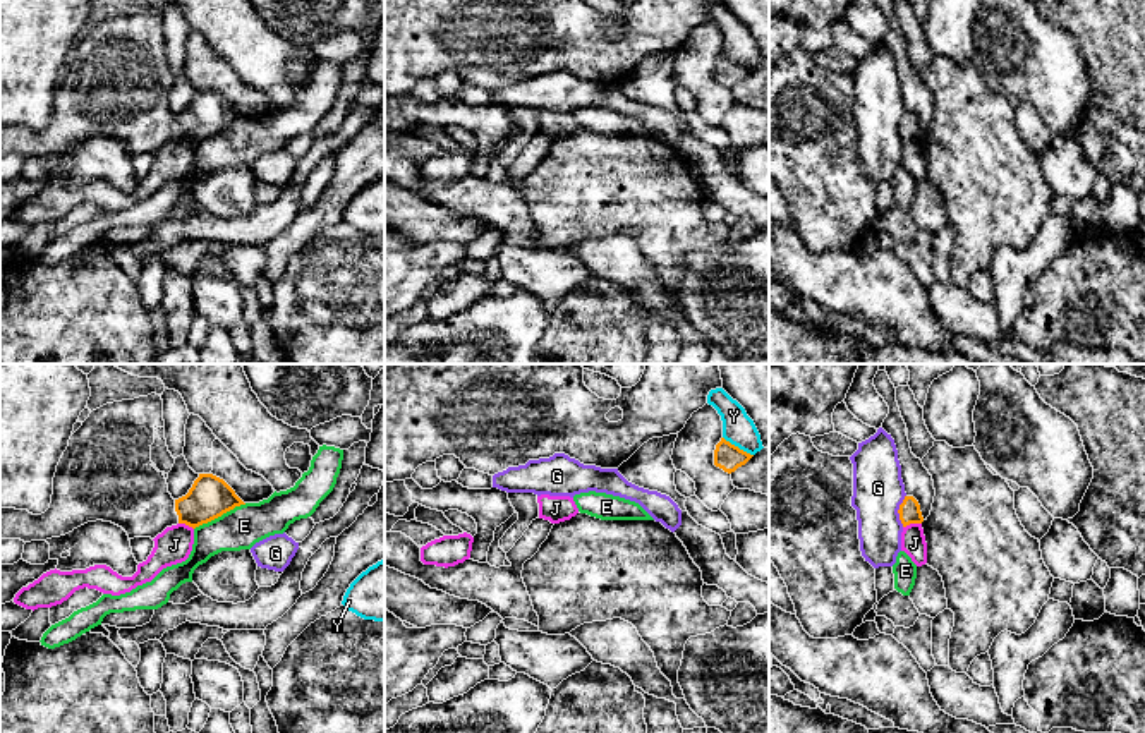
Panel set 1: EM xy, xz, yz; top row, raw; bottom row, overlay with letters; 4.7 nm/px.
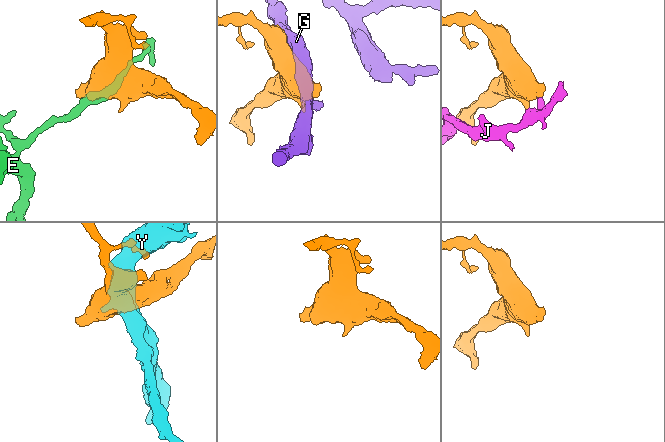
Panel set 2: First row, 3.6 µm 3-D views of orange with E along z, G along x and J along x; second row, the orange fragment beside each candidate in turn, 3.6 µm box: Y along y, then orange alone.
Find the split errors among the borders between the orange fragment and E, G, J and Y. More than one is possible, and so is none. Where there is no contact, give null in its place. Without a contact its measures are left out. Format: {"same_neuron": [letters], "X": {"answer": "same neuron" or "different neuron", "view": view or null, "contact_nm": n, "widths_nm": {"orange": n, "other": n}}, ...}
{"same_neuron": [], "E": {"answer": "different neuron", "view": "xy", "contact_nm": 280, "widths_nm": {"orange": 200, "other": 200}}, "G": {"answer": "different neuron", "view": "yz", "contact_nm": 150, "widths_nm": {"orange": 100, "other": 240}}, "J": {"answer": "different neuron", "view": "yz", "contact_nm": 90, "widths_nm": {"orange": 100, "other": 110}}, "Y": {"answer": "different neuron", "view": "xz", "contact_nm": 170, "widths_nm": {"orange": 130, "other": 150}}}

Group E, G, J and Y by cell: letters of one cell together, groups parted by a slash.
E / G / J / Y

